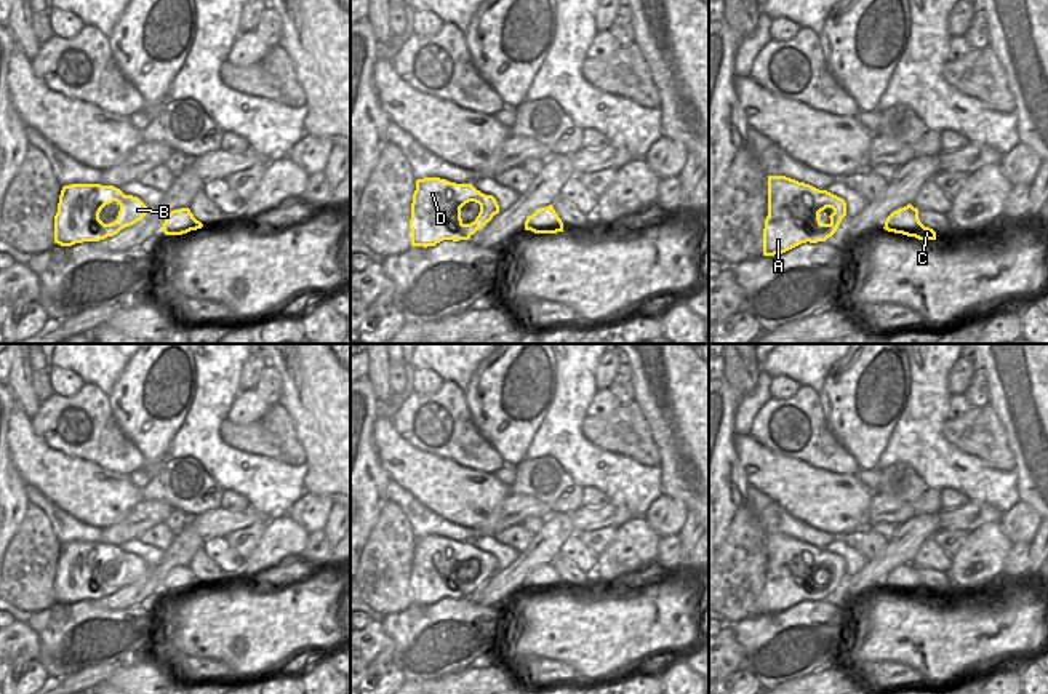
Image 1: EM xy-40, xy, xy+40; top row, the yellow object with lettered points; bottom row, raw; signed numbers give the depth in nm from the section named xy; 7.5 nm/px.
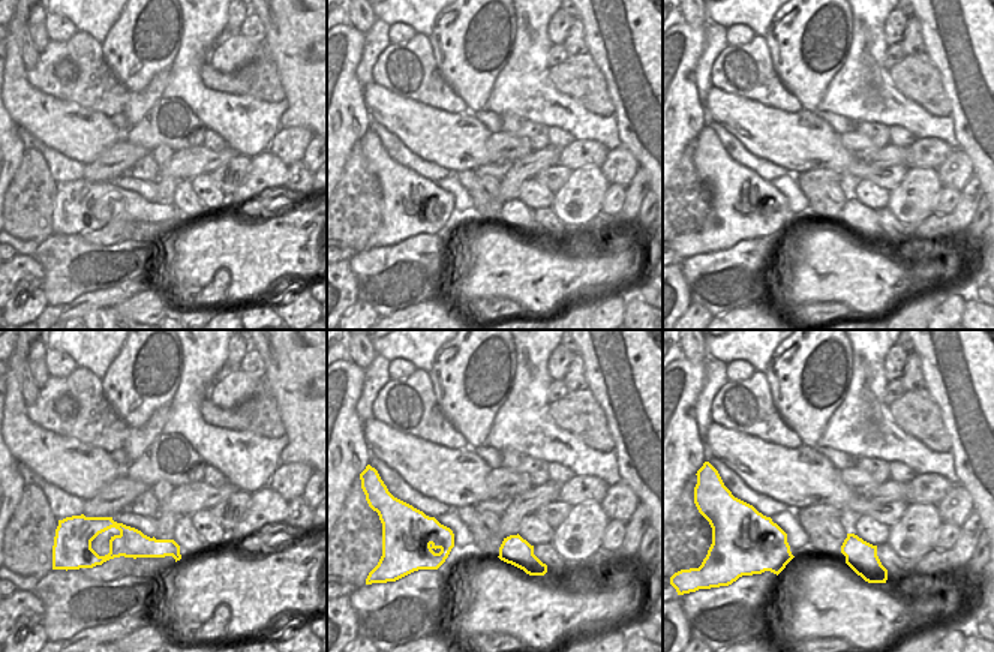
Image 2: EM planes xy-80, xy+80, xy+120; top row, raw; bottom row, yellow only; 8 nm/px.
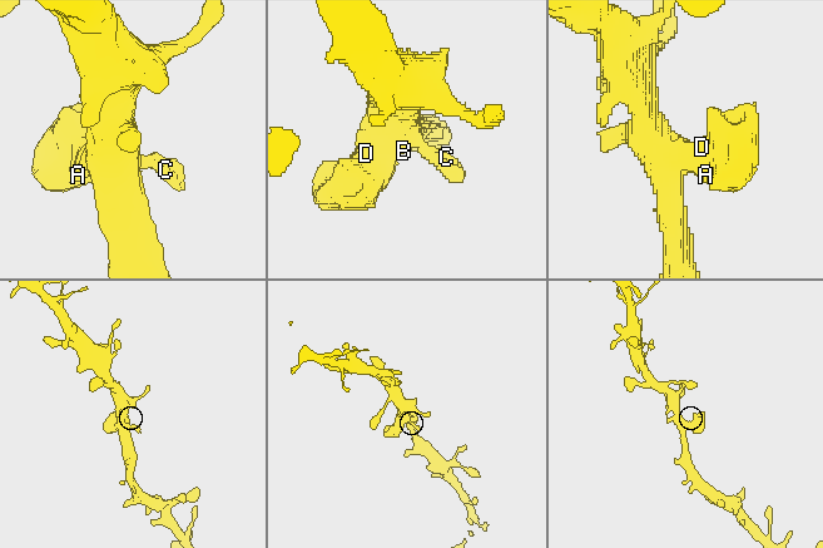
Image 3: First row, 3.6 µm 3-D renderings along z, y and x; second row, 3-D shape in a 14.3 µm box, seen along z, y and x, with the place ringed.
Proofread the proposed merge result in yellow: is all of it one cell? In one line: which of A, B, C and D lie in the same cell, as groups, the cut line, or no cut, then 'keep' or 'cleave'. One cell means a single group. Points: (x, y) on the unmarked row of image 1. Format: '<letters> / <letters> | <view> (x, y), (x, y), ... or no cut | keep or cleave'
A B C D | no cut | keep

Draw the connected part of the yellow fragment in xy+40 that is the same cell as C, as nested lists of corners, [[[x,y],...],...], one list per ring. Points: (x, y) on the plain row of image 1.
[[[912,563],[893,569],[885,579],[885,588],[915,595],[918,598],[936,598],[936,590],[925,585],[918,577],[918,568]]]

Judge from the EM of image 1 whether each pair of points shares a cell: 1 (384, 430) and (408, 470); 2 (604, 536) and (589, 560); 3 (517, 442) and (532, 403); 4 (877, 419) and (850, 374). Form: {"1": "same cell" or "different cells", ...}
{"1": "same cell", "2": "different cells", "3": "same cell", "4": "same cell"}

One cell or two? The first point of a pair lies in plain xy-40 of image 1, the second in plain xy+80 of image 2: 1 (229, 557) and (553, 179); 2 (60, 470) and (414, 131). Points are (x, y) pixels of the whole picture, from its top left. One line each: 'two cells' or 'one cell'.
1: two cells
2: one cell

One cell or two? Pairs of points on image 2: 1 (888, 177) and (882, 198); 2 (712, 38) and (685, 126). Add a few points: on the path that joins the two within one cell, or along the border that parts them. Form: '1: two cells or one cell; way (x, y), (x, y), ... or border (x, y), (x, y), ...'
1: two cells; border (862, 179), (871, 180), (888, 192)
2: two cells; border (700, 54), (694, 69), (694, 84), (703, 123)

